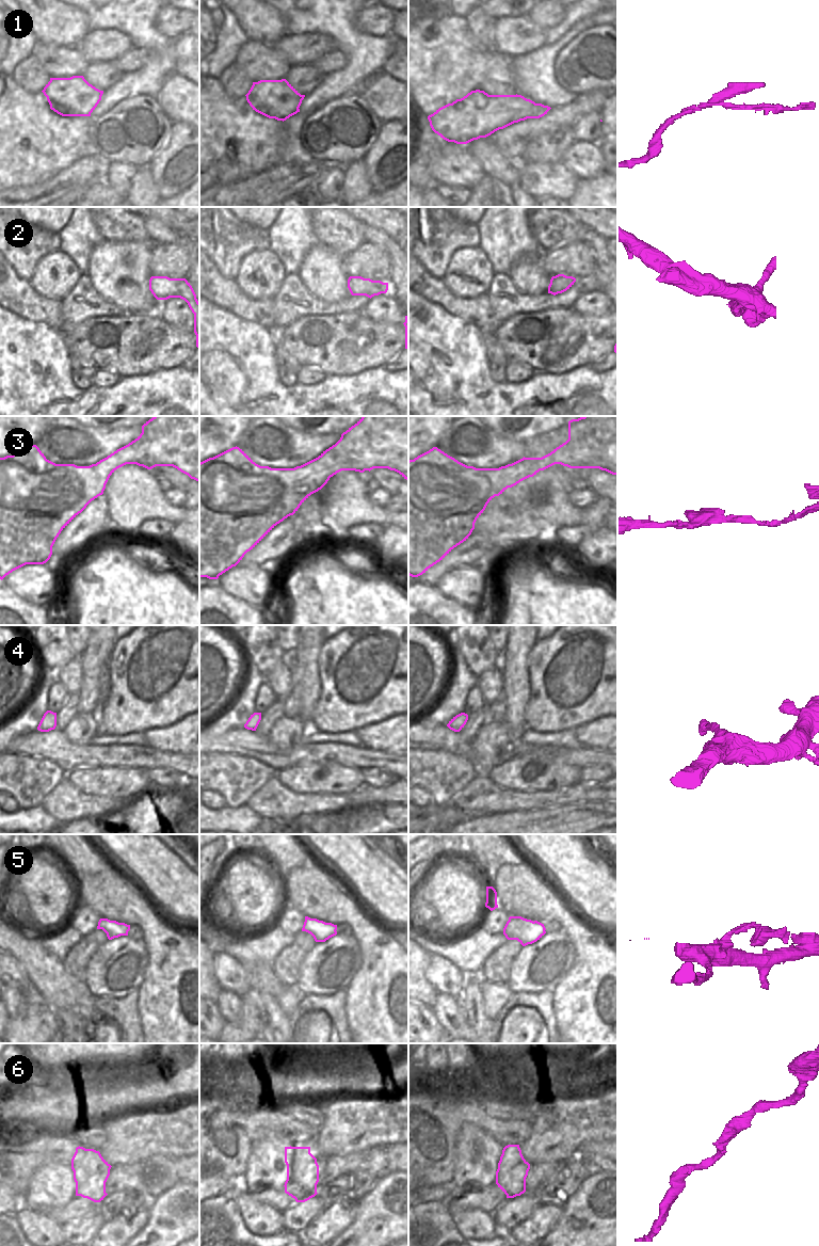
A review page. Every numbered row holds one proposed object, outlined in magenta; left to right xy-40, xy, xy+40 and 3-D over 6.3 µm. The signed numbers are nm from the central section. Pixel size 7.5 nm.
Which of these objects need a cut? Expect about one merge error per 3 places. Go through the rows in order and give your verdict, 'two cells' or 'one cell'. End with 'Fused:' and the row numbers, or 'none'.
1: two cells
2: one cell
3: one cell
4: one cell
5: two cells
6: one cell
Fused: 1, 5

